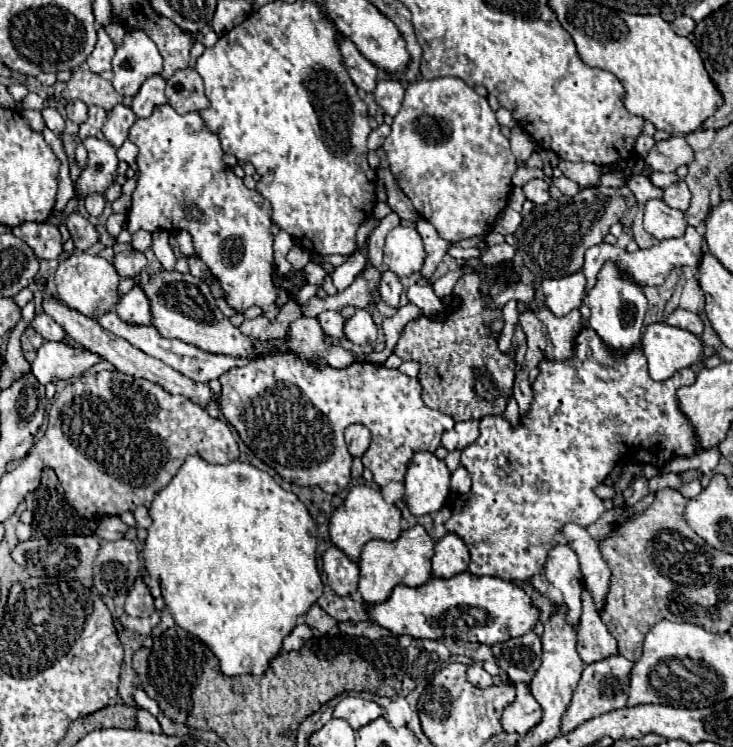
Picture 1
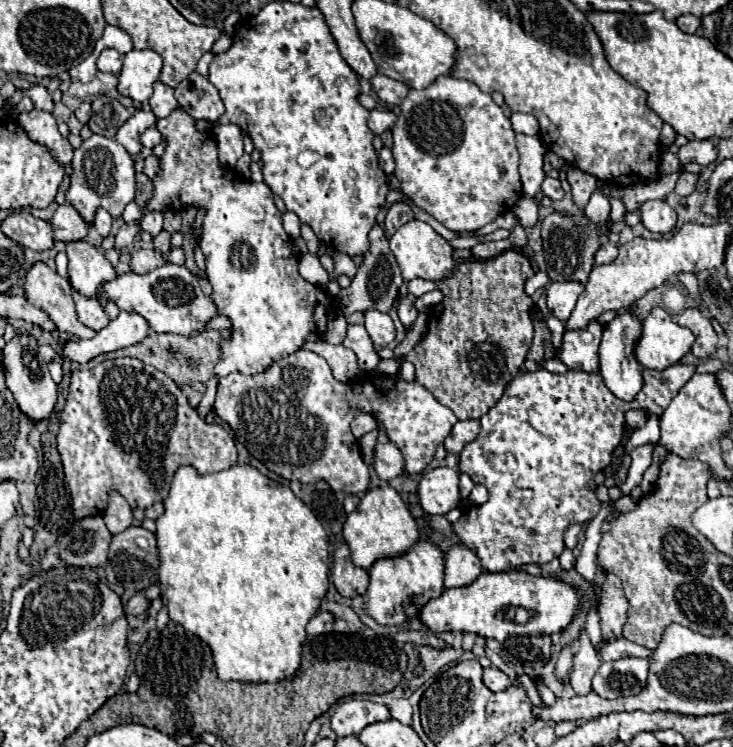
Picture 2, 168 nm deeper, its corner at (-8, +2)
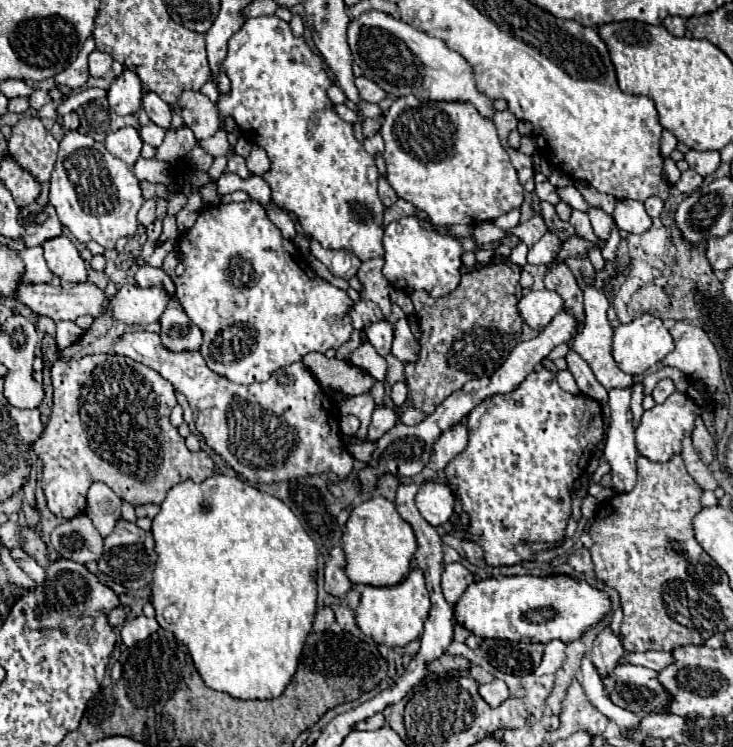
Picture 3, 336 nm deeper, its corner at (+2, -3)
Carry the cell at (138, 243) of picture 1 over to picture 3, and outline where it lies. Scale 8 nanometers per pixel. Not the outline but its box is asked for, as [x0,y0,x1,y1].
[138,198,156,226]

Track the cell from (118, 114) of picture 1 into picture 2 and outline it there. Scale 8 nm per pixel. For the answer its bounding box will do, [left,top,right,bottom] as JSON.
[116,109,156,155]

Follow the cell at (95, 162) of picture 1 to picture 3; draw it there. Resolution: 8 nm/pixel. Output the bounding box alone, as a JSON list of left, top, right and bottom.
[50,130,144,250]

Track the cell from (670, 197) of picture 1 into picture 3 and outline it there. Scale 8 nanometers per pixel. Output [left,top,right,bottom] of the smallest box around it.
[676,170,704,194]

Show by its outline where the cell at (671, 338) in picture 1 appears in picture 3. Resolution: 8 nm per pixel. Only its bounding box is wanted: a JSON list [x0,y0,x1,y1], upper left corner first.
[612,314,674,376]

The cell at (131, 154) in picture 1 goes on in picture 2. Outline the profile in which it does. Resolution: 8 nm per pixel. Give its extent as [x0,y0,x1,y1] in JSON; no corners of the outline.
[140,127,162,149]

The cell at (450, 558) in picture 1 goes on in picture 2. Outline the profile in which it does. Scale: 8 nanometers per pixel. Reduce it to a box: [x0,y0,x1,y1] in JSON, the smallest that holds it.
[444,543,482,587]

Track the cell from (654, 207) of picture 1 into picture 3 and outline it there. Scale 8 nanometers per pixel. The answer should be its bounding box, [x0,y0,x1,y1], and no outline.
[612,200,652,234]

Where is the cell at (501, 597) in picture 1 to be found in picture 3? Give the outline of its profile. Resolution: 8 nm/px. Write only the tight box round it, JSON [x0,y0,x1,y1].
[454,576,612,642]

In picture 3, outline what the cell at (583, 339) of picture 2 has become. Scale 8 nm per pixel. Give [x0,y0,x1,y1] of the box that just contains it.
[566,350,608,406]

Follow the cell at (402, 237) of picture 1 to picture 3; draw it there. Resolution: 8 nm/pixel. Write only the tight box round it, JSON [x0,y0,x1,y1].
[382,216,462,298]

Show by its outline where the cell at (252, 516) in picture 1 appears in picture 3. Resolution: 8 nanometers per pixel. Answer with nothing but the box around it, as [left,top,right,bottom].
[152,474,318,700]

